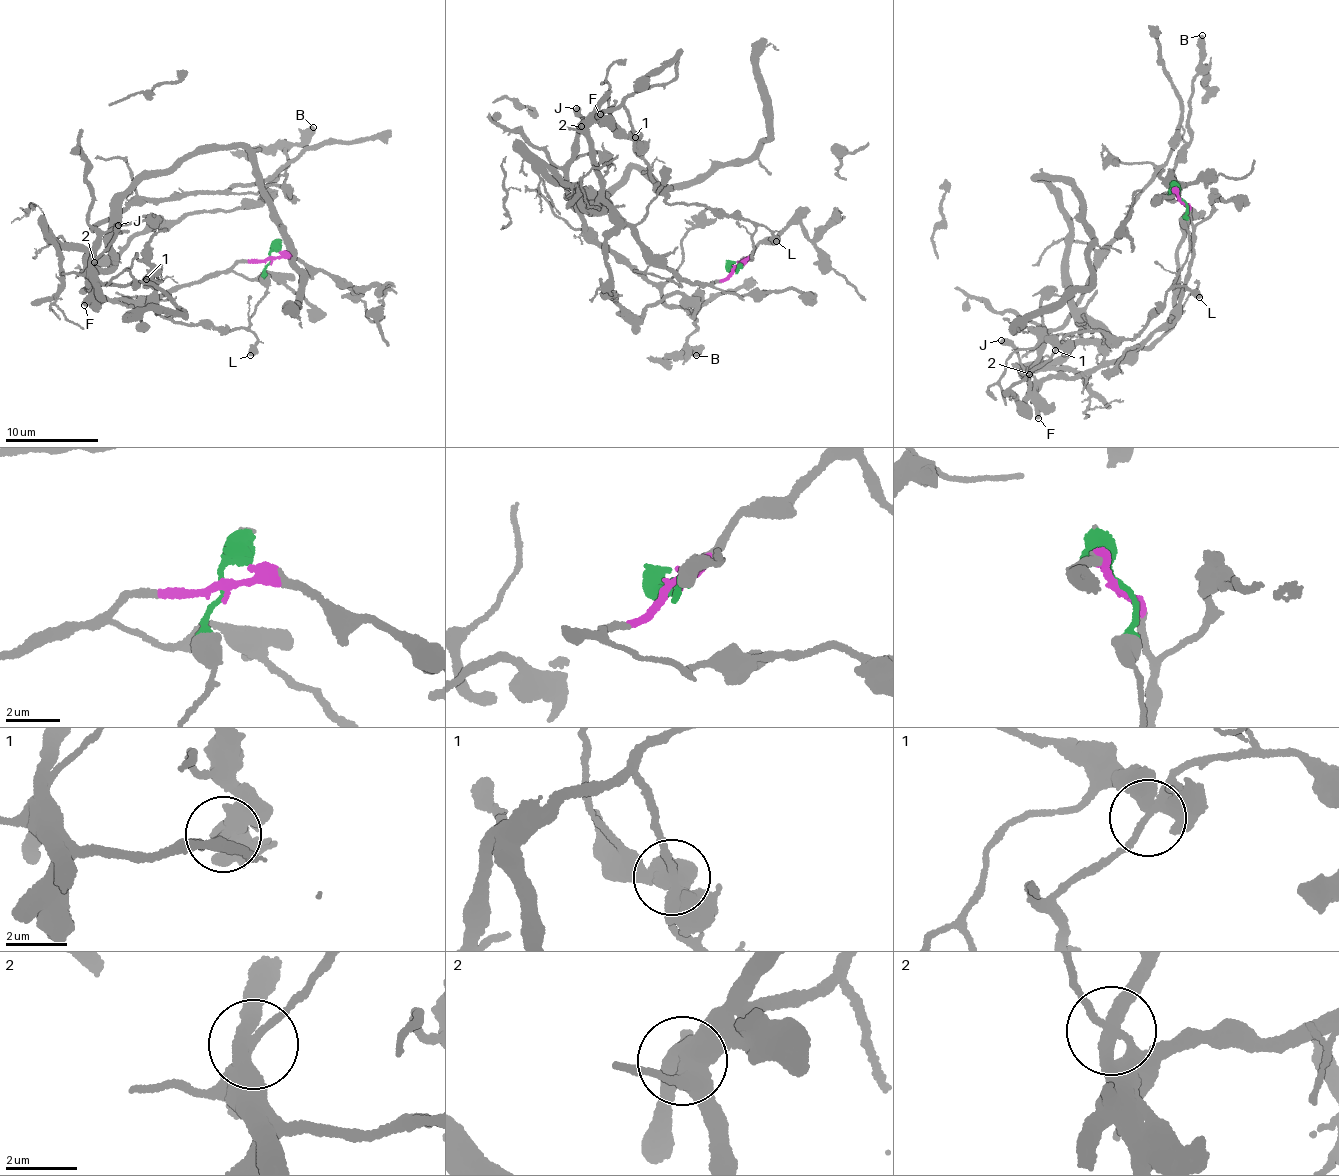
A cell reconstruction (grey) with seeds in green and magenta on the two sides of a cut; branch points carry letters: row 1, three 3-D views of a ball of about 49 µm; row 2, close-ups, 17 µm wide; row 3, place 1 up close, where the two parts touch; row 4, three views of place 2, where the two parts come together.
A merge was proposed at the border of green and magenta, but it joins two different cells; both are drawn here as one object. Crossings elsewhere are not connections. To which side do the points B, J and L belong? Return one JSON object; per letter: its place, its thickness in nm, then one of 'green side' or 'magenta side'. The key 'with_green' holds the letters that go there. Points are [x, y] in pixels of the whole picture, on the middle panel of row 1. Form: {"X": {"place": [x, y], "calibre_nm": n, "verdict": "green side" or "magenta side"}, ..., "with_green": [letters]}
{"B": {"place": [696, 355], "calibre_nm": 550, "verdict": "magenta side"}, "J": {"place": [576, 108], "calibre_nm": 500, "verdict": "magenta side"}, "L": {"place": [776, 241], "calibre_nm": 600, "verdict": "green side"}, "with_green": ["L"]}

